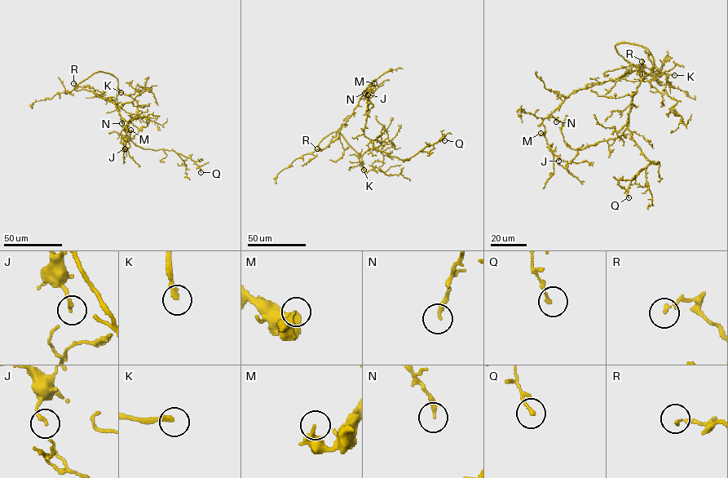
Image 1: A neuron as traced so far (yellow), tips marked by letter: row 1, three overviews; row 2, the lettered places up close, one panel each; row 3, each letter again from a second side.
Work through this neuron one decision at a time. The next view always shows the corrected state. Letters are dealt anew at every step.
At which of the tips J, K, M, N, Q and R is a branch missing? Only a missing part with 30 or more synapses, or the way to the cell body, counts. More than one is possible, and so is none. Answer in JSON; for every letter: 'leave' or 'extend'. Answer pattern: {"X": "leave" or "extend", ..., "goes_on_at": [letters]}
{"J": "leave", "K": "extend", "M": "leave", "N": "leave", "Q": "leave", "R": "leave", "goes_on_at": ["K"]}

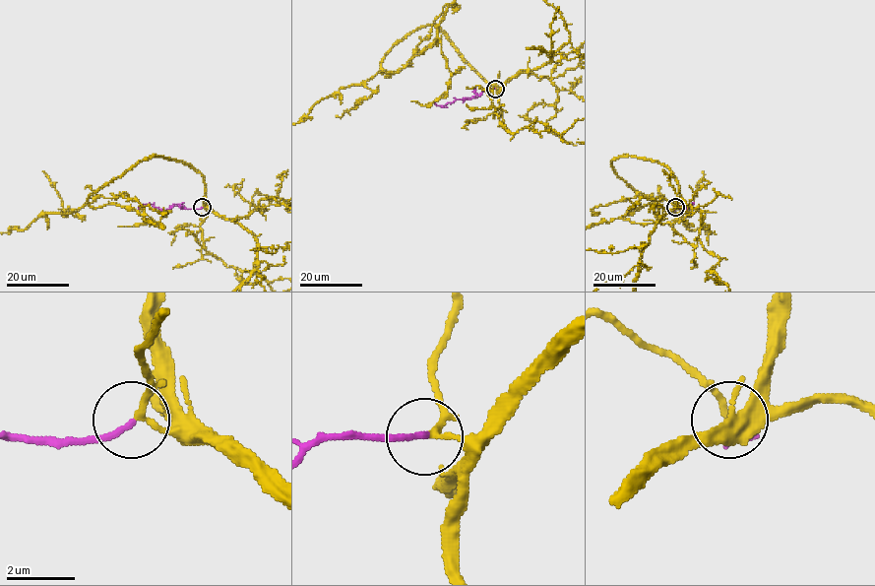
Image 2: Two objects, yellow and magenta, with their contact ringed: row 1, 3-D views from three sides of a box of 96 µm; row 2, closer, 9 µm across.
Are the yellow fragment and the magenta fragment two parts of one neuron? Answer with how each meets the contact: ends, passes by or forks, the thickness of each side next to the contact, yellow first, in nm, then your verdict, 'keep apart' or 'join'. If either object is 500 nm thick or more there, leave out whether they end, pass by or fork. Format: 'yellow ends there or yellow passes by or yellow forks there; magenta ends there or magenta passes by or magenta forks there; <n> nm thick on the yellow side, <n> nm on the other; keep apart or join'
yellow passes by; magenta ends there; 160 nm thick on the yellow side, 170 nm on the other; join

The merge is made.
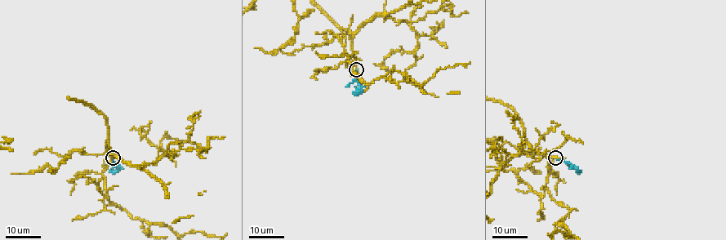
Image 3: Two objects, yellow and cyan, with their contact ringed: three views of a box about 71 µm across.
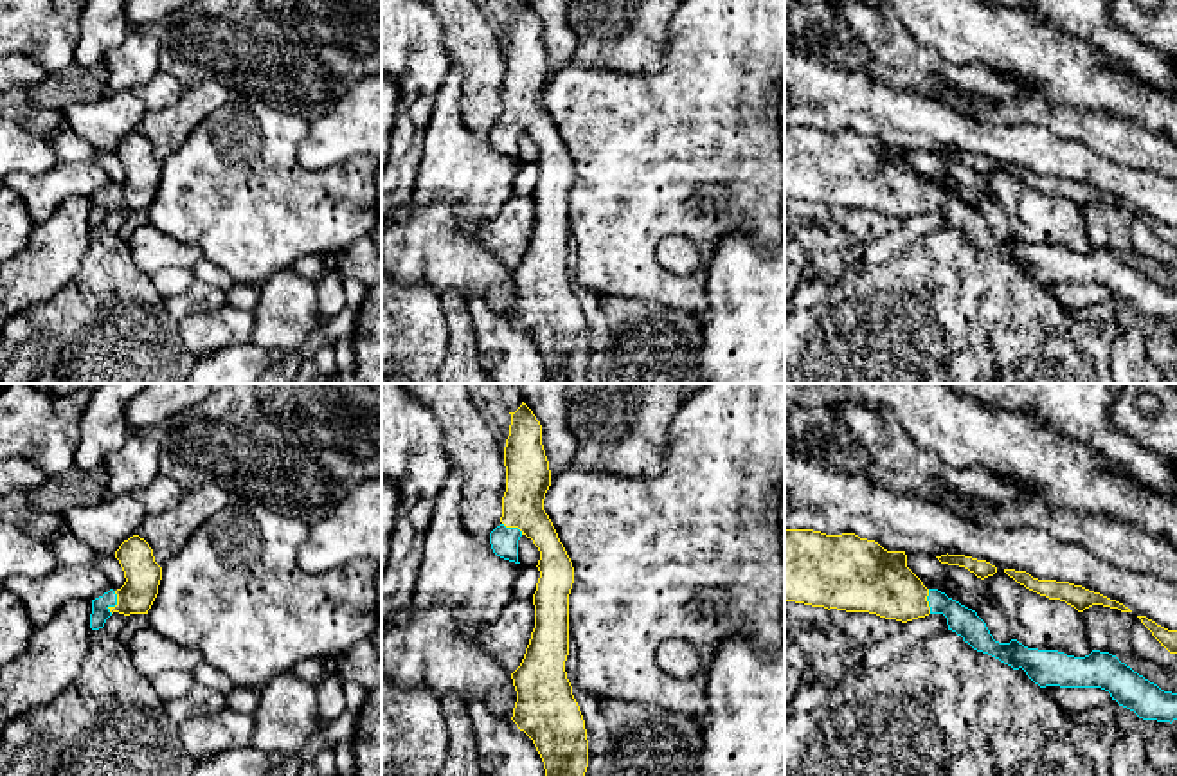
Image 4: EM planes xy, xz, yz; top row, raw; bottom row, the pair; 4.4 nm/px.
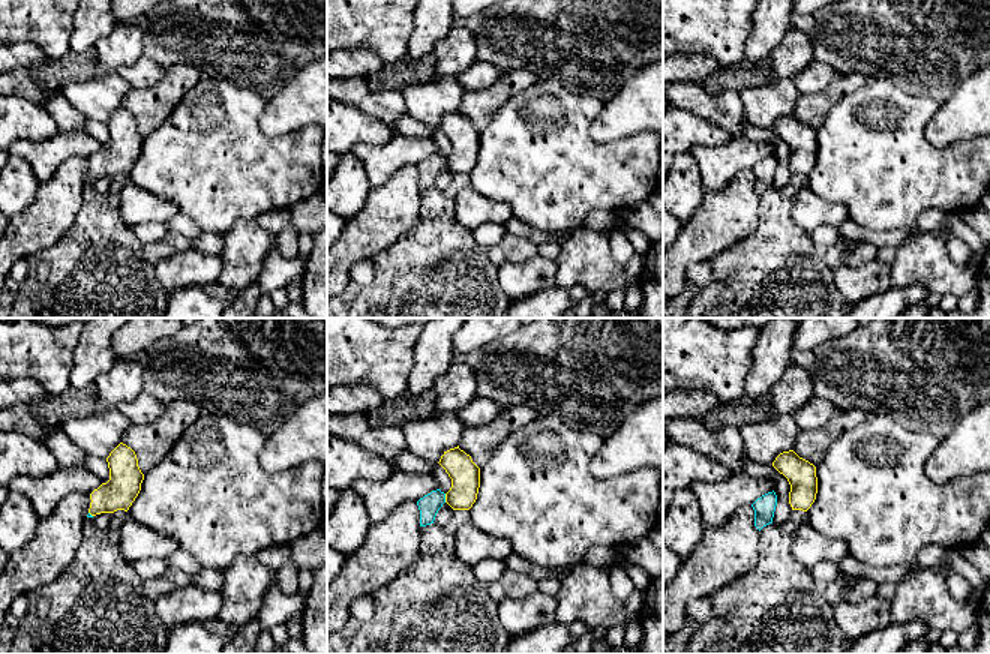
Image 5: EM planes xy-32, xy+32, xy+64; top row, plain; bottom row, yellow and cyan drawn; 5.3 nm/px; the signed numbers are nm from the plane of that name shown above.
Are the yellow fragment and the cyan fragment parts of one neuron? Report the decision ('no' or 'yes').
yes

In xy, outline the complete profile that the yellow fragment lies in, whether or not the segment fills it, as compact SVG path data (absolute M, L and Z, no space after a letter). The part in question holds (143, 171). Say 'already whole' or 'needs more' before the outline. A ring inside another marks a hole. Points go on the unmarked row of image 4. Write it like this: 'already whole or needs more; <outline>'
needs more; M139 131L124 137L115 148L124 167L124 182L117 187L110 185L103 193L92 196L90 225L99 227L113 211L148 211L162 176L162 164L155 158L153 146Z

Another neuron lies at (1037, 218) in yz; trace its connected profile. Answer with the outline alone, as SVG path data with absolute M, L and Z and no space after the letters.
M1004 166L983 176L999 200L1013 236L1028 245L1085 254L1092 248L1080 209L1060 196L1040 193L1010 175Z

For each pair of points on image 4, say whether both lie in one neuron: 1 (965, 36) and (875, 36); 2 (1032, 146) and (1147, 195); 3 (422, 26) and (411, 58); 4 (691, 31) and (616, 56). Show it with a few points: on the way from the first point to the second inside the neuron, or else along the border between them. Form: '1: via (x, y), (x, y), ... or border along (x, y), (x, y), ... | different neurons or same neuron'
1: border along (889, 18), (897, 18), (918, 44), (947, 60) | different neurons
2: via (1060, 157), (1073, 159), (1118, 180) | same neuron
3: via (414, 33), (411, 36), (411, 51) | same neuron
4: border along (672, 18), (664, 63), (655, 72), (645, 74) | different neurons

